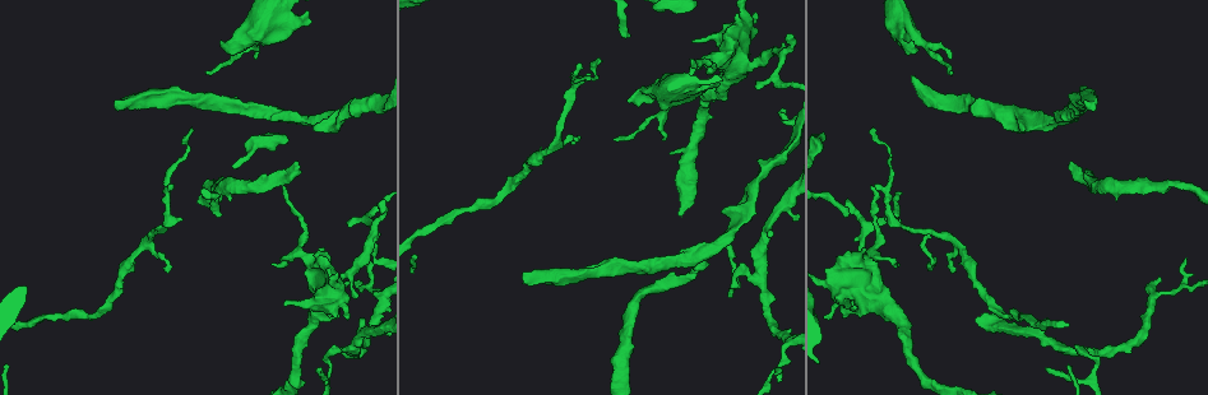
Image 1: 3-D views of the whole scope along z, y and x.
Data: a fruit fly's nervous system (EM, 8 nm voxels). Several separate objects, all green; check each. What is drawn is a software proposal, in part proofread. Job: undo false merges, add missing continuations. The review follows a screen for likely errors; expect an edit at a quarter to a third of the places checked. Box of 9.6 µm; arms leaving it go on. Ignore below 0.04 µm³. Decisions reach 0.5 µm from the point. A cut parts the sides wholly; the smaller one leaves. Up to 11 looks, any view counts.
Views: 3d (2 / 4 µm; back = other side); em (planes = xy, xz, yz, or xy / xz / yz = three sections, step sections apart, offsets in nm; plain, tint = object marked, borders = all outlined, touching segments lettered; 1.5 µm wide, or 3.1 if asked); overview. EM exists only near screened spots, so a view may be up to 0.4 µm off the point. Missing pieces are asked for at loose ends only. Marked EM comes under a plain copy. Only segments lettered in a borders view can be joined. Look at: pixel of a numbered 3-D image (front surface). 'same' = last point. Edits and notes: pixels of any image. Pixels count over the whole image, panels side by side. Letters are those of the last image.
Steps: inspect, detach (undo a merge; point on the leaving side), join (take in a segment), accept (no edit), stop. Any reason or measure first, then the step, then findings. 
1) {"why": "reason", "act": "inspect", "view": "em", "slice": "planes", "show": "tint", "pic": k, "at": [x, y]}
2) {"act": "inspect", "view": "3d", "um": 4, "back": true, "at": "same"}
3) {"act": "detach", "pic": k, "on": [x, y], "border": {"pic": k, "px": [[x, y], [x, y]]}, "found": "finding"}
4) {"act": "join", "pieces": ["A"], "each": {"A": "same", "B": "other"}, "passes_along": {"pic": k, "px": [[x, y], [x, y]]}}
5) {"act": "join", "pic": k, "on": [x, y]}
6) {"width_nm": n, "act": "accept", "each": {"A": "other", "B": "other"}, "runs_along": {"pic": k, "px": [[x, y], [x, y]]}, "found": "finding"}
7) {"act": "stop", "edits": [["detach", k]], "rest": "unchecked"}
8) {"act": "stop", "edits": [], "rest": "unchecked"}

{"why": "free end", "act": "inspect", "view": "em", "slice": "planes", "show": "borders", "pic": 1, "at": [116, 100]}

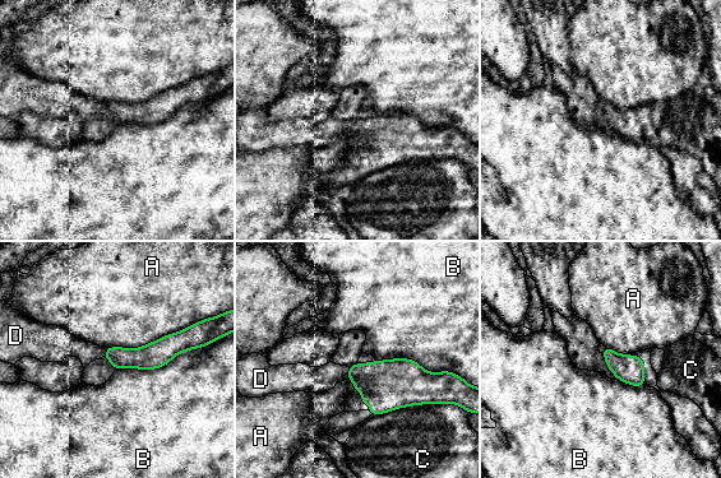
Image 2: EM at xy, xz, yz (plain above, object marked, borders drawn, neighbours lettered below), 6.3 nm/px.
{"longest_contact_nm": ["A", 600], "act": "join", "pieces": ["D"], "each": {"A": "other", "B": "other", "C": "other", "D": "same"}, "found": "the neuron continues"}

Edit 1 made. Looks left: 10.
{"why": "tapers out", "act": "inspect", "view": "3d", "um": 4, "pic": 1, "at": [208, 73]}

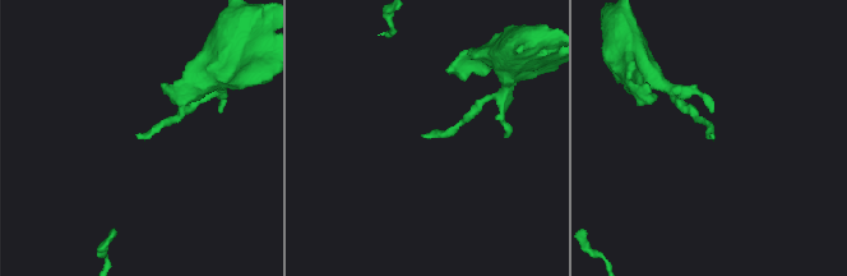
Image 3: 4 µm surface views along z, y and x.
{"why": "now the EM", "act": "inspect", "view": "em", "slice": "planes", "show": "tint", "pic": 3, "at": [139, 134]}

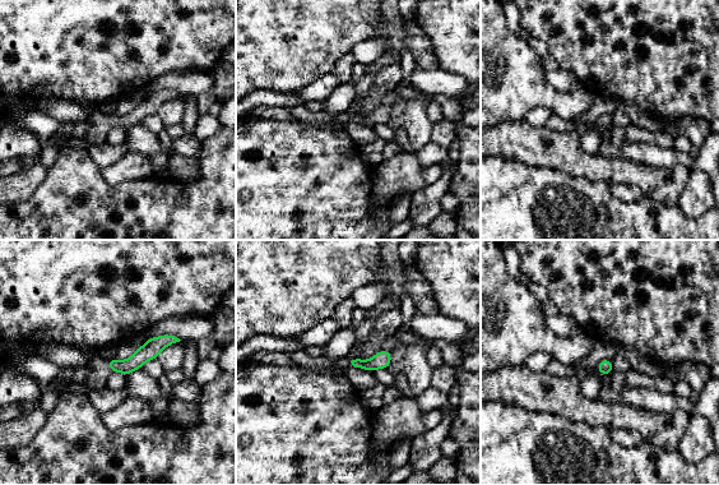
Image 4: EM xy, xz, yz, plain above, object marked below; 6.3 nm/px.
{"act": "inspect", "view": "em", "slice": "planes", "show": "borders", "at": "same"}

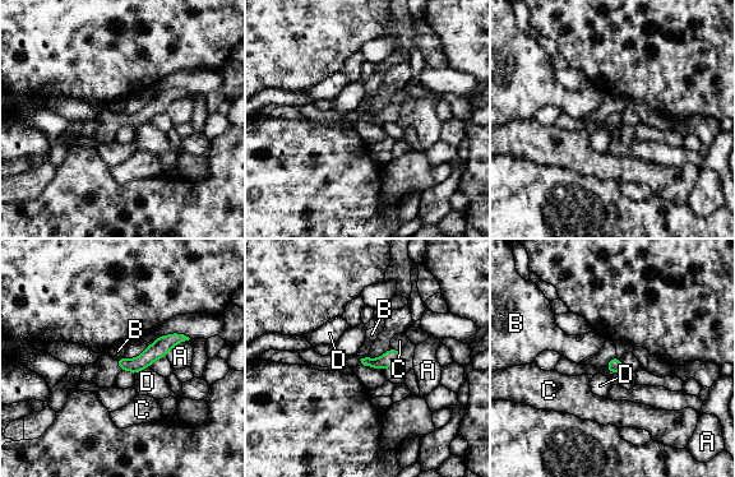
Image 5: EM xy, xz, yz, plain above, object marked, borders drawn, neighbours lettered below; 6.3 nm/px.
{"act": "accept", "each": {"A": "other", "B": "other", "C": "other", "D": "other"}, "runs_along": {"pic": 5, "px": [[181, 338], [138, 364], [120, 362]]}, "found": "none of them fits"}

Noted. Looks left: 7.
{"why": "free end", "act": "inspect", "view": "3d", "um": 4, "pic": 1, "at": [283, 185]}

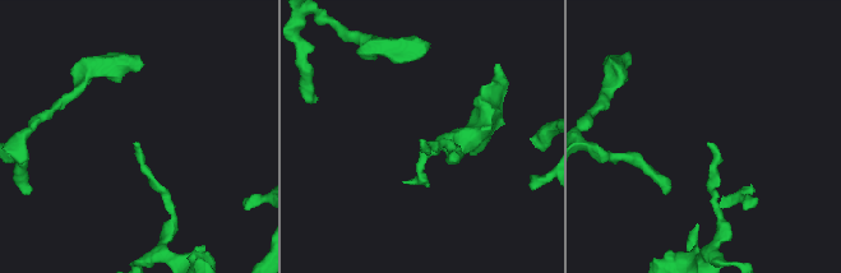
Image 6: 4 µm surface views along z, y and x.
{"act": "inspect", "view": "em", "slice": "planes", "show": "borders", "pic": 6, "at": [422, 141]}

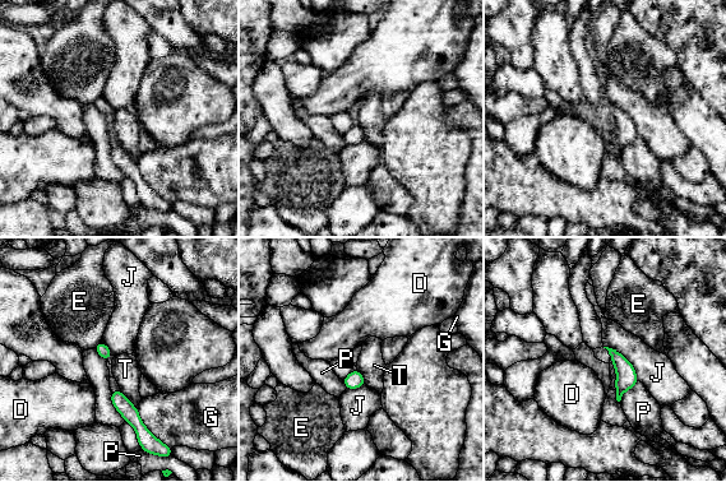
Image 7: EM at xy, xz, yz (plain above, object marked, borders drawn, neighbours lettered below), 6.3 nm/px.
{"act": "accept", "each": {"D": "other", "E": "other", "G": "other", "J": "other", "P": "other", "T": "other"}, "border": {"pic": 7, "px": [[604, 346], [615, 348], [638, 380]]}, "found": "none of them fits"}

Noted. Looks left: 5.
{"why": "end of a long branch", "act": "inspect", "view": "em", "slice": "xz", "step": 4, "show": "borders", "pic": 1, "at": [1068, 165]}

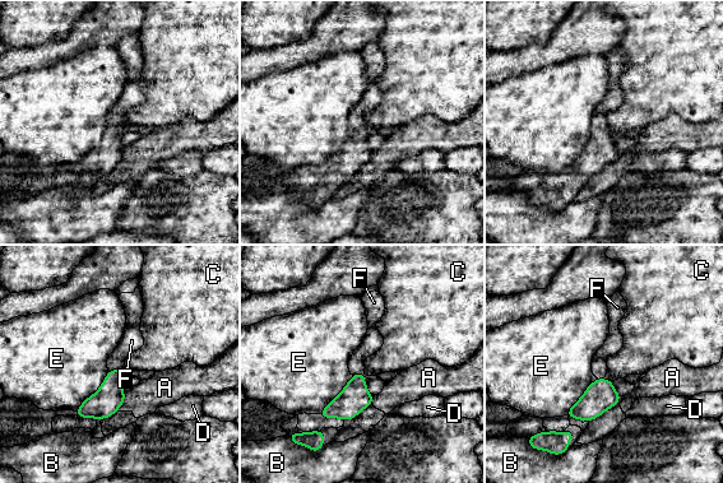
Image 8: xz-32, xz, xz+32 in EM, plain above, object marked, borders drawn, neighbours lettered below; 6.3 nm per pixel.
{"longest_contact_nm": ["E", 340], "act": "join", "pieces": ["F"], "each": {"A": "other", "B": "other", "C": "other", "D": "other", "E": "other", "F": "same"}, "passes_along": {"pic": 8, "px": [[110, 396], [115, 370], [131, 340]]}, "found": "the neuron continues"}

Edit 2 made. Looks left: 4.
{"act": "stop", "edits": [["join", 2], ["join", 8]], "rest": "unchecked"}

